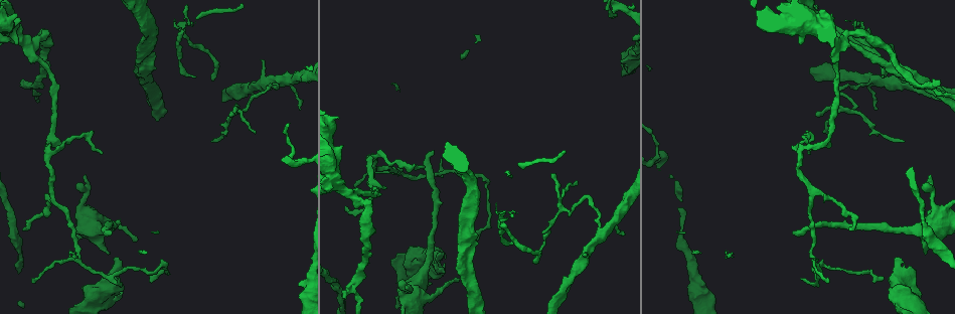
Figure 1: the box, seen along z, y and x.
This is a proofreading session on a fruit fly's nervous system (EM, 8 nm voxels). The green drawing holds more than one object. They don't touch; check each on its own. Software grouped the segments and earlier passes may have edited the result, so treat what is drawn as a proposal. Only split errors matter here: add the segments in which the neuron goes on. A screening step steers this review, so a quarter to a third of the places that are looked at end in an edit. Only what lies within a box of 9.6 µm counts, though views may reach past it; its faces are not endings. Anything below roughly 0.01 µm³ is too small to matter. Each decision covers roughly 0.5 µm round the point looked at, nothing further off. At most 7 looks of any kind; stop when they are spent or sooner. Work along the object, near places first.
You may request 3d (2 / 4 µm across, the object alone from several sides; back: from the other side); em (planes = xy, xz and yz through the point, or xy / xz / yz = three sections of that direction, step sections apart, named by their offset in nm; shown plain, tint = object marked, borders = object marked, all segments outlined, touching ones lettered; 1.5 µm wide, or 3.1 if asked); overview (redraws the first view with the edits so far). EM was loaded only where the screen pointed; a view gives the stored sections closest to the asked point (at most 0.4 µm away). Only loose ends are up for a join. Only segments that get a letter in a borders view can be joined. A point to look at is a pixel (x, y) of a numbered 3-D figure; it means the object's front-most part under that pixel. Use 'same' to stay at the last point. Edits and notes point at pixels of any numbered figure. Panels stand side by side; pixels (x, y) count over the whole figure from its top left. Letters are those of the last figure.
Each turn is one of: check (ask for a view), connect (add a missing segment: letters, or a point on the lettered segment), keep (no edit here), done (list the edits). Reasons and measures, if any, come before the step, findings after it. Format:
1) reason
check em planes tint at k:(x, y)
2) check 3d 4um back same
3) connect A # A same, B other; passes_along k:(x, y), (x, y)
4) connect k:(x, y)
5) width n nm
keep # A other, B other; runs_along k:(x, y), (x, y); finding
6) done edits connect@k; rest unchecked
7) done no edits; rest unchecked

tapers out
check 3d 2um at 1:(22, 230)

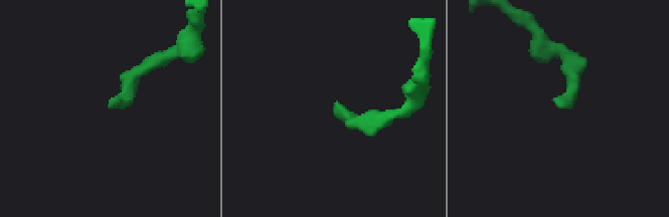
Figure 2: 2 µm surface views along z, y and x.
check em yz step 4 tint at 2:(337, 103)

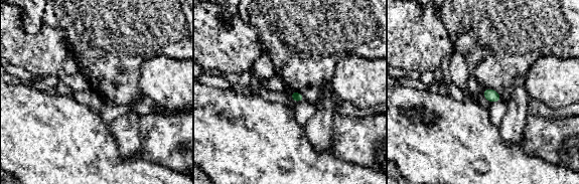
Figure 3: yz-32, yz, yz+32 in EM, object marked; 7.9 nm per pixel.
another direction
check em planes borders same

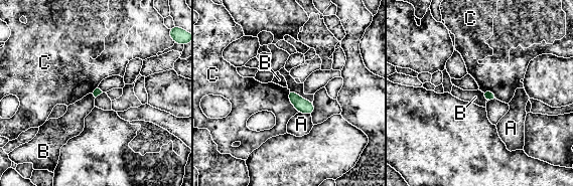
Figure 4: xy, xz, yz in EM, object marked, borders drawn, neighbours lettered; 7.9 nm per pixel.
keep # A other, B other, C other; border 4:(288, 89), (288, 99), (298, 112); none of them fits

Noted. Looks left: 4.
an open end
check em xy step 4 borders at 1:(456, 281)

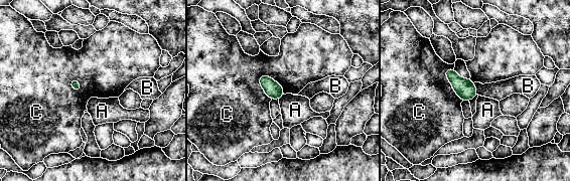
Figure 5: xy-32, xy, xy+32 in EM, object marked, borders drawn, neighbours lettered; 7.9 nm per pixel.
another direction
check em planes borders same

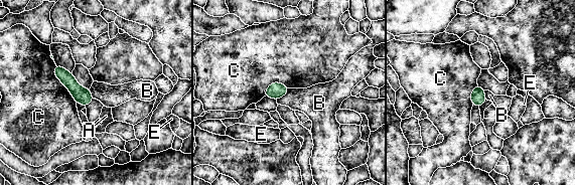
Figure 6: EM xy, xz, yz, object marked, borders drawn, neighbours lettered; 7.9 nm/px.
keep # A other, B other, C other, E other; runs_along 6:(57, 68), (85, 99), (85, 103); none of them fits

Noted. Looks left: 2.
branch stops here
check 3d 2um at 1:(477, 237)

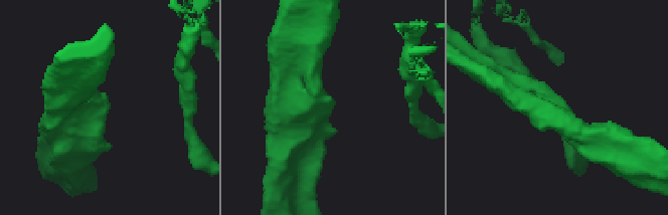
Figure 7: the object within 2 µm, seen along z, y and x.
check em planes borders at 7:(327, 113)

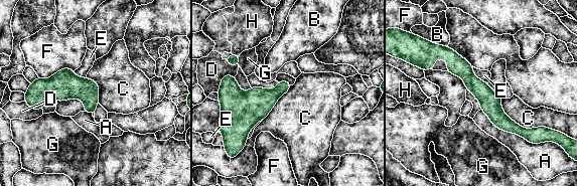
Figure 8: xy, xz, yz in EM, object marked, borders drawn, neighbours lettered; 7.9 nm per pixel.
longest_contact A 420 nm
keep # A other, B other, C other, D other, E other, F other, G other, H other; none of them fits

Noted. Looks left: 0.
done no edits; rest unchecked

